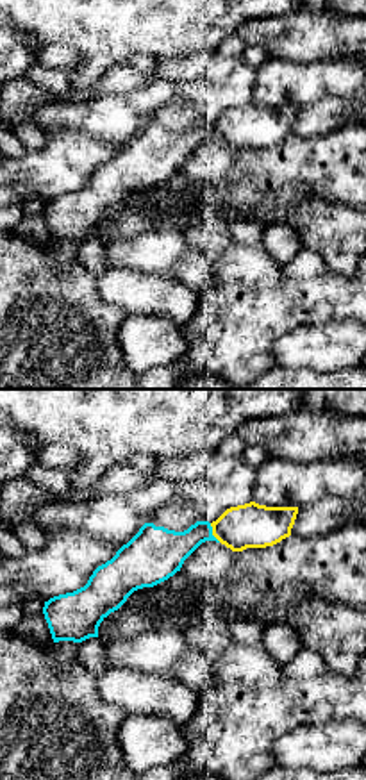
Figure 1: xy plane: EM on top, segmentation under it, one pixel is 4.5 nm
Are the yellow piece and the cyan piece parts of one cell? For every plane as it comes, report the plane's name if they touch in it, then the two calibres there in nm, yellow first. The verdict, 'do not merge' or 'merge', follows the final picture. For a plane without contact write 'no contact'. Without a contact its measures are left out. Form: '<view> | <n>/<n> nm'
xy | 200/220 nm

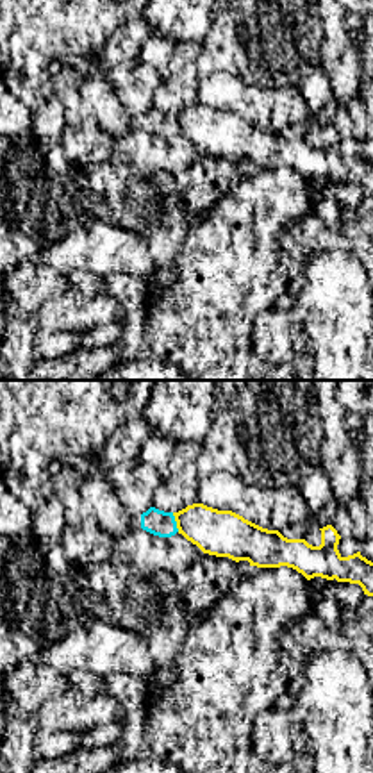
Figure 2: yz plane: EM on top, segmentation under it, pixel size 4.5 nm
yz | 200/120 nm

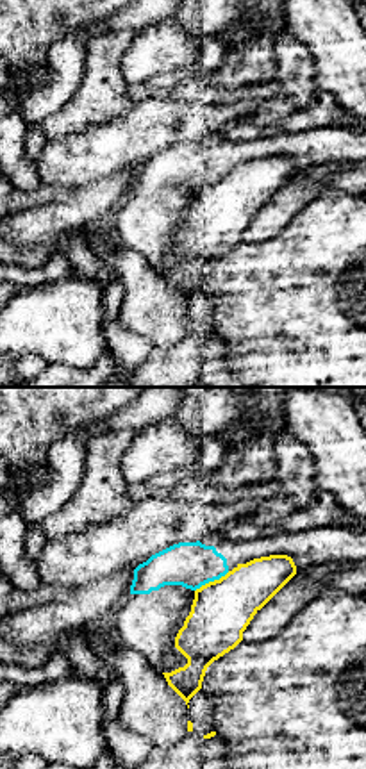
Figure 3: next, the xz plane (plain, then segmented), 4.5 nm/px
xz | 260/200 nm

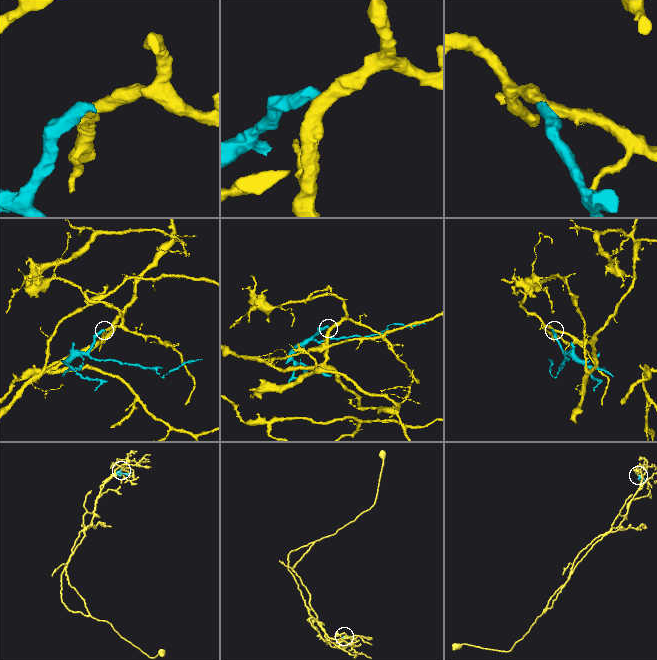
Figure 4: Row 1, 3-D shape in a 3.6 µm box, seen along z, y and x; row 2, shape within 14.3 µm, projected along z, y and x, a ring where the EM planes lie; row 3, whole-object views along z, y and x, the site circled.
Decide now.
do not merge

